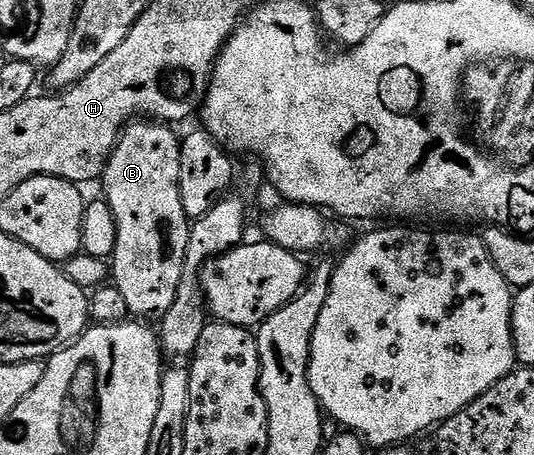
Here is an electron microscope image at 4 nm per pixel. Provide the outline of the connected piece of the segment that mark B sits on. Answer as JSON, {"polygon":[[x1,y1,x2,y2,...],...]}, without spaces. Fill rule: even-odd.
{"polygon":[[135,121,124,127,115,140,115,147,107,158,107,168,101,176,102,198,106,199,109,209,113,209,113,217,117,221,117,245,109,260,109,275,113,286,121,289,121,297,125,297,128,316,139,321,162,319,169,305,173,305,179,296,179,286,187,264,192,220,188,219,181,205,181,139,171,131,174,130,170,126,158,121]]}

